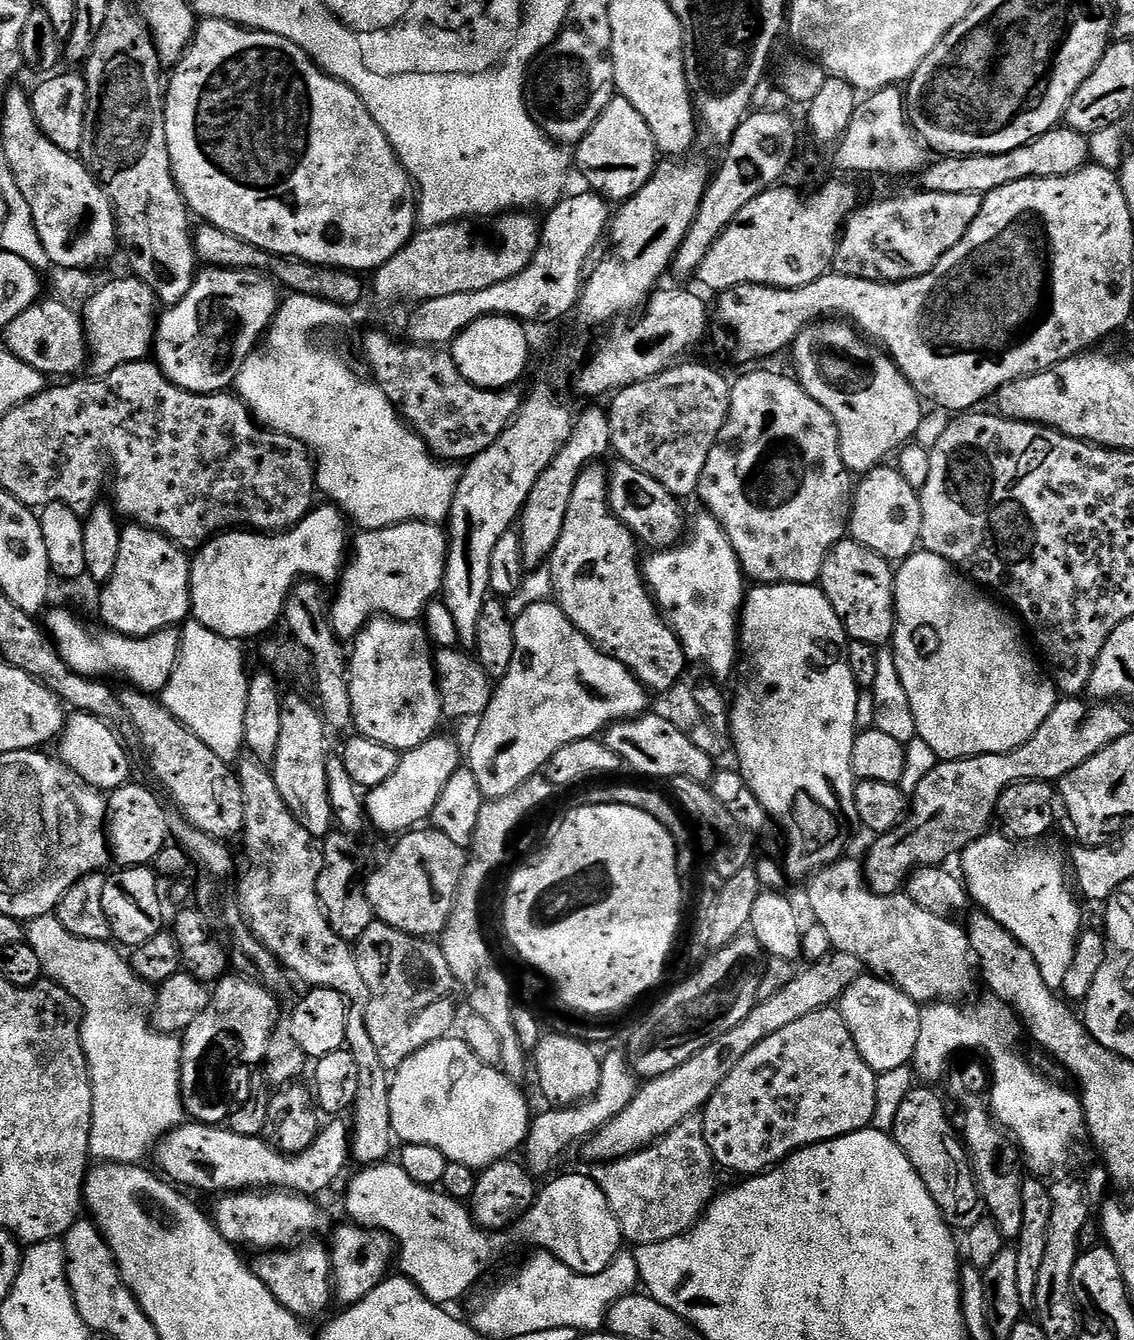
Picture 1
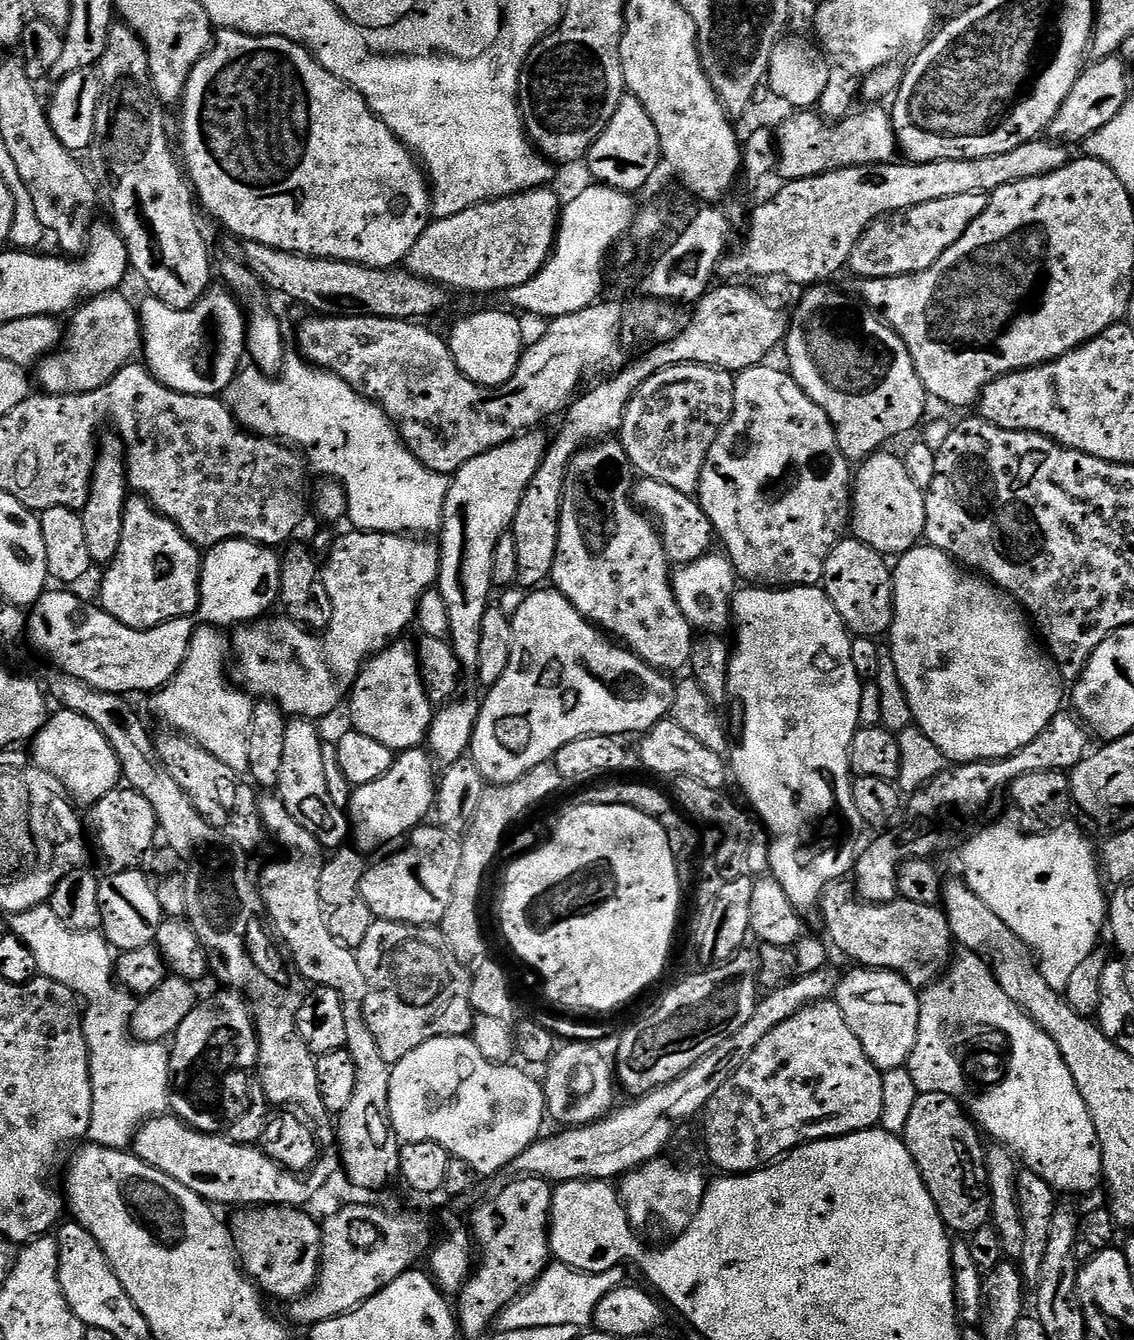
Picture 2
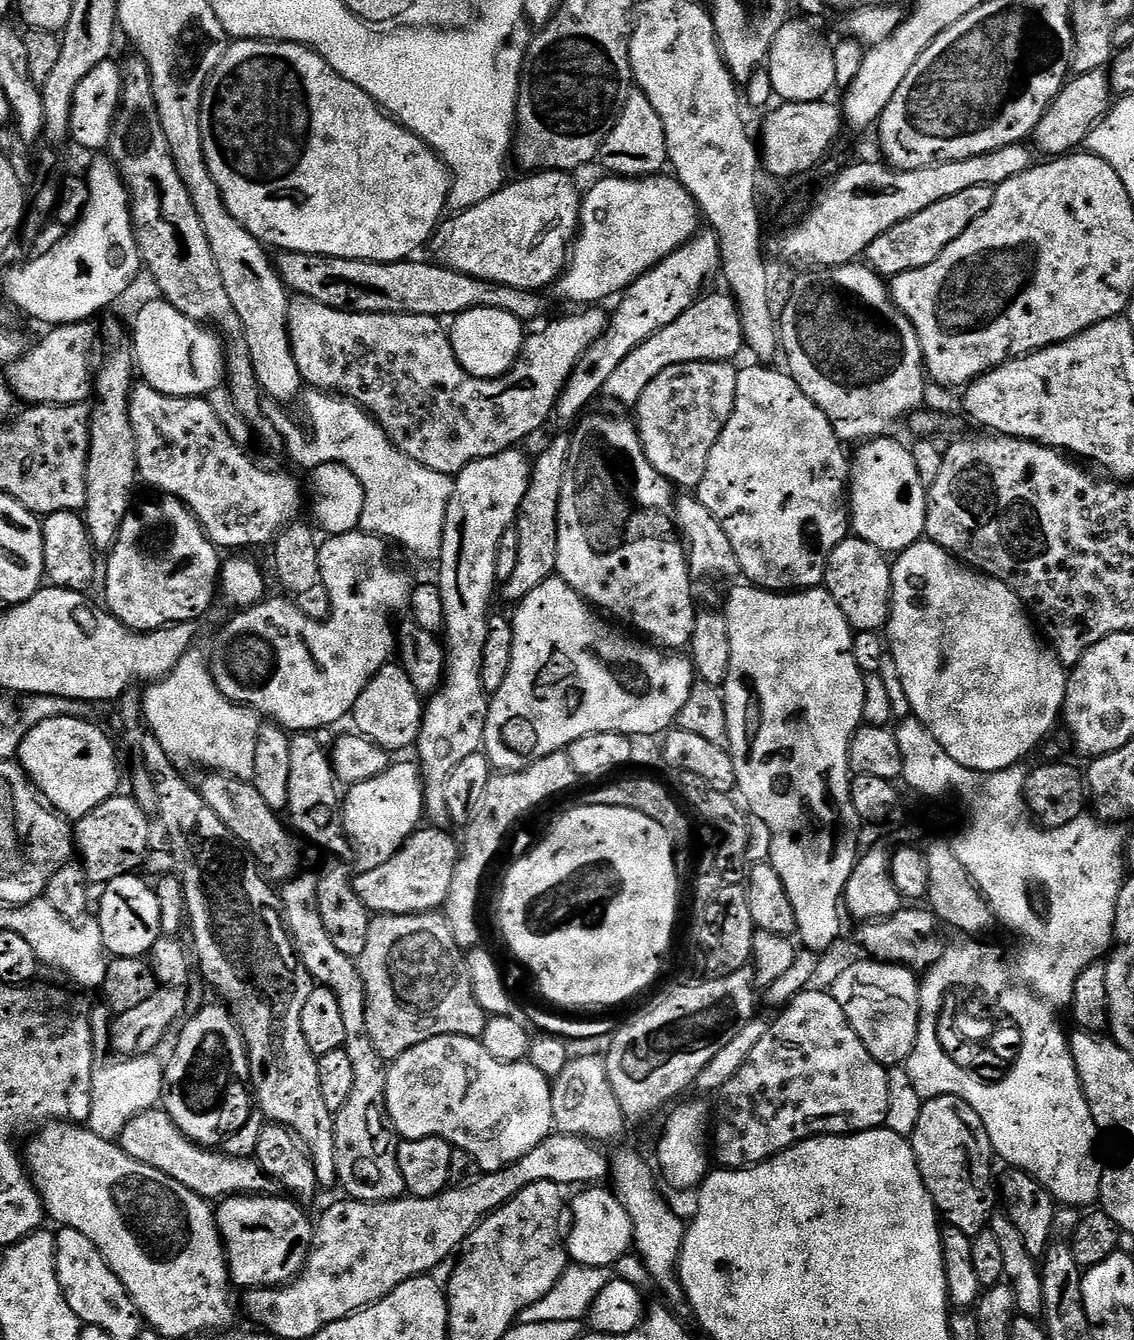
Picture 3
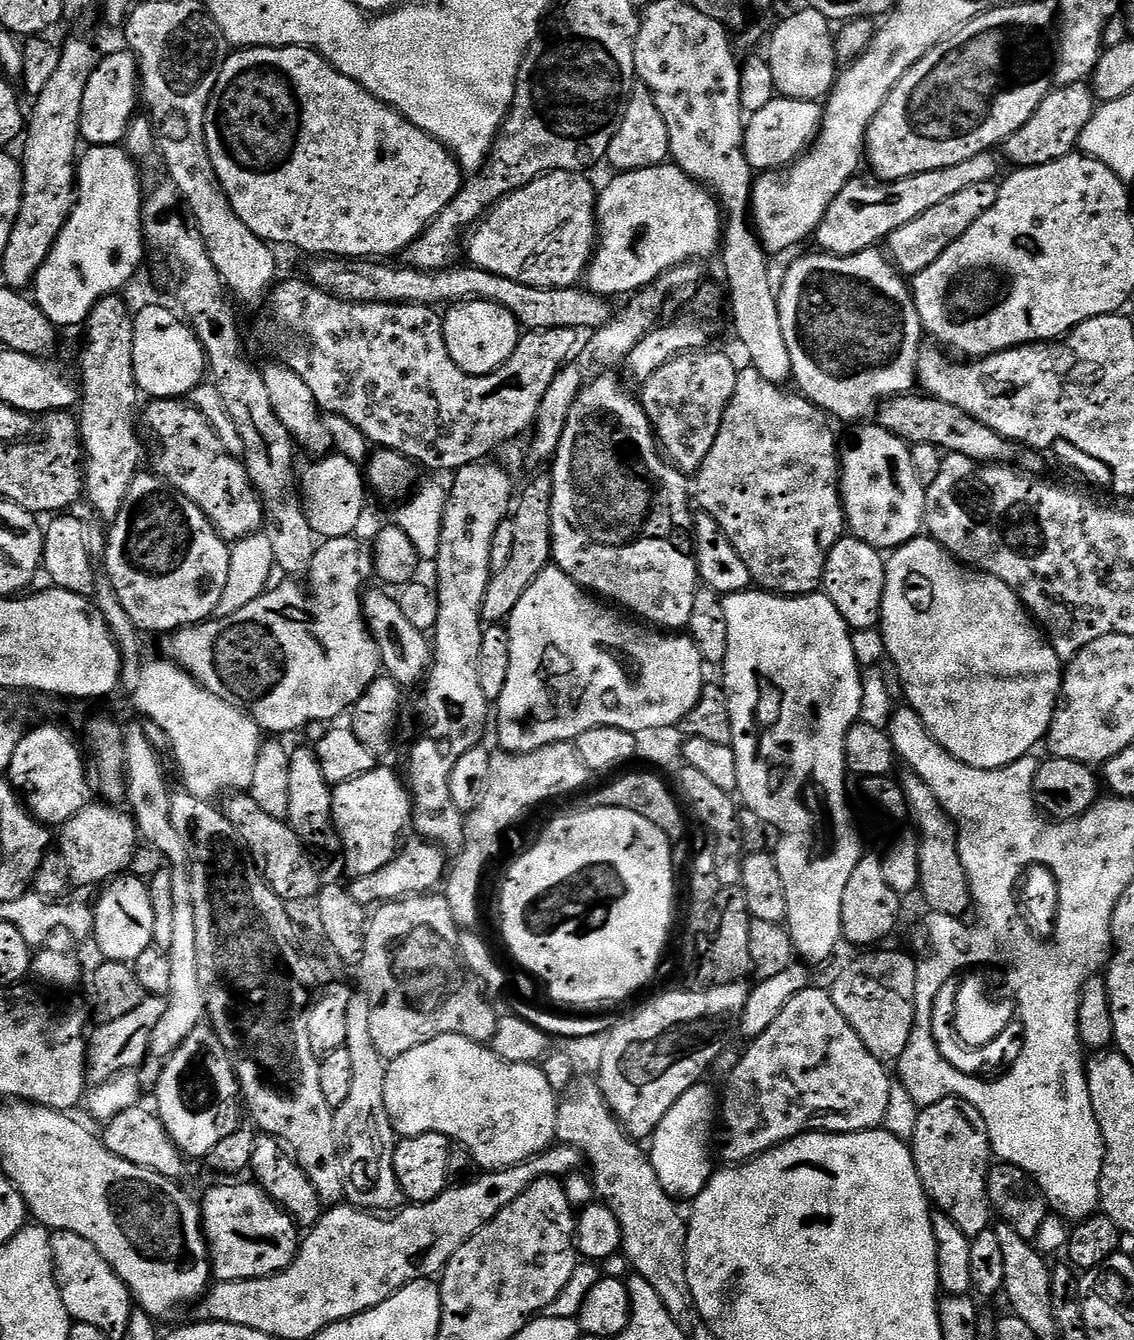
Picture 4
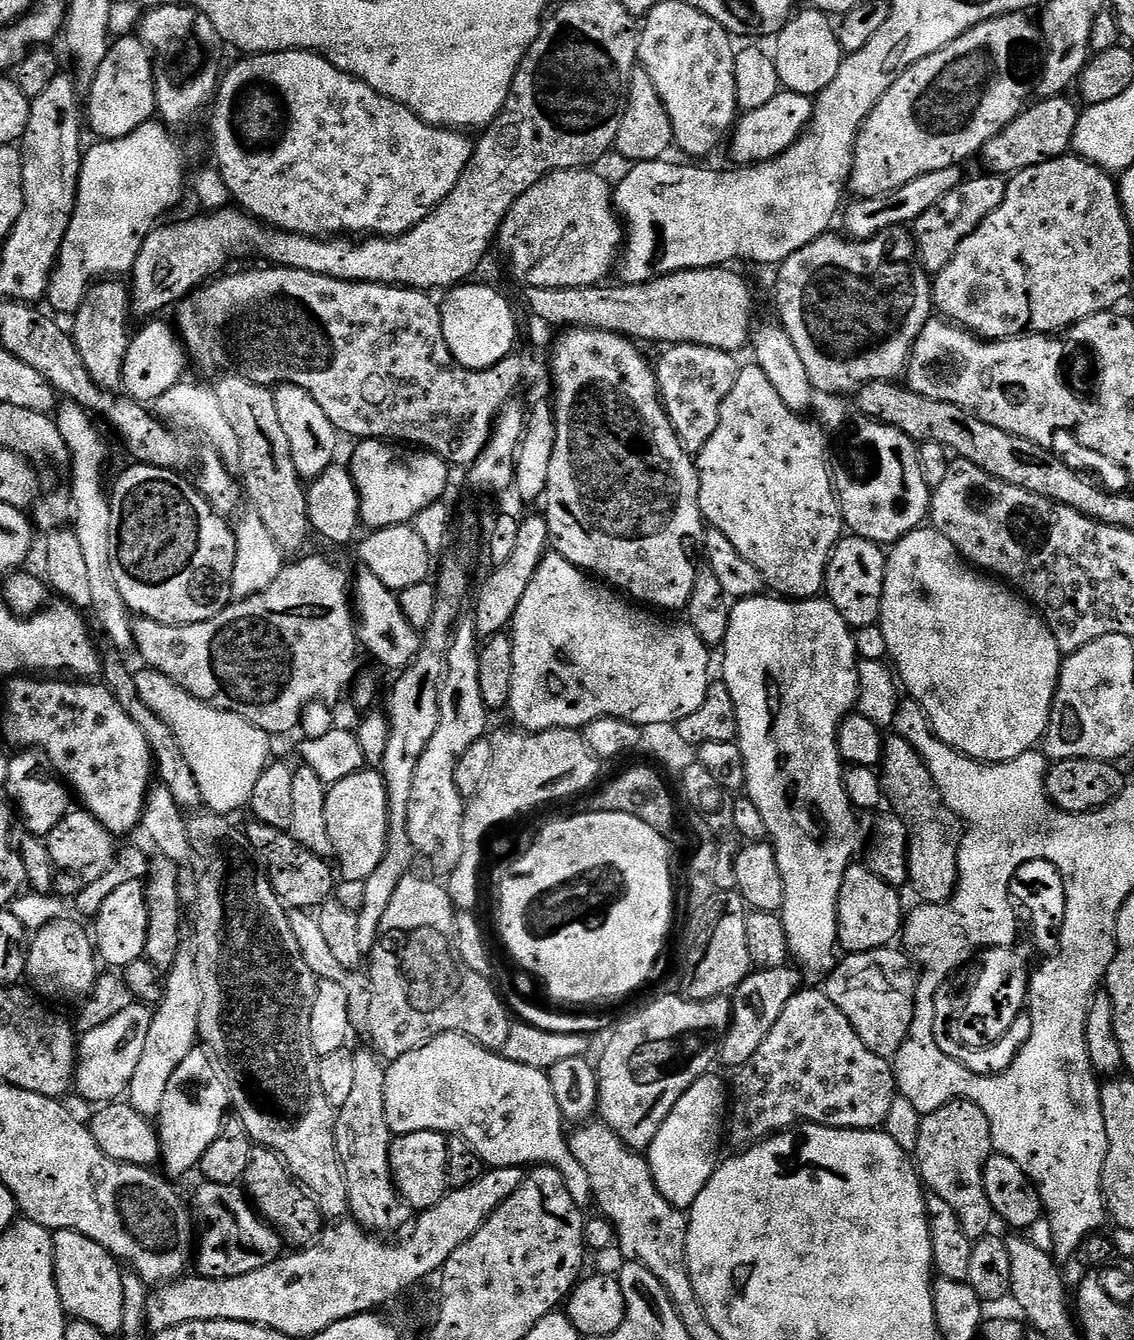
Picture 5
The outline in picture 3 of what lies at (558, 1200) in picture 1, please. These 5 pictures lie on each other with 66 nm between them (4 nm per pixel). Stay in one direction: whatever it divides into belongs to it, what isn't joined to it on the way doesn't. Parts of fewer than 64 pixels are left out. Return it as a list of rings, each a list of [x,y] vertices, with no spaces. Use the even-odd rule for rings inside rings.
[[[588,1186],[577,1192],[570,1200],[572,1225],[566,1228],[568,1259],[582,1268],[612,1268],[633,1247],[630,1218],[615,1192],[607,1187]]]

